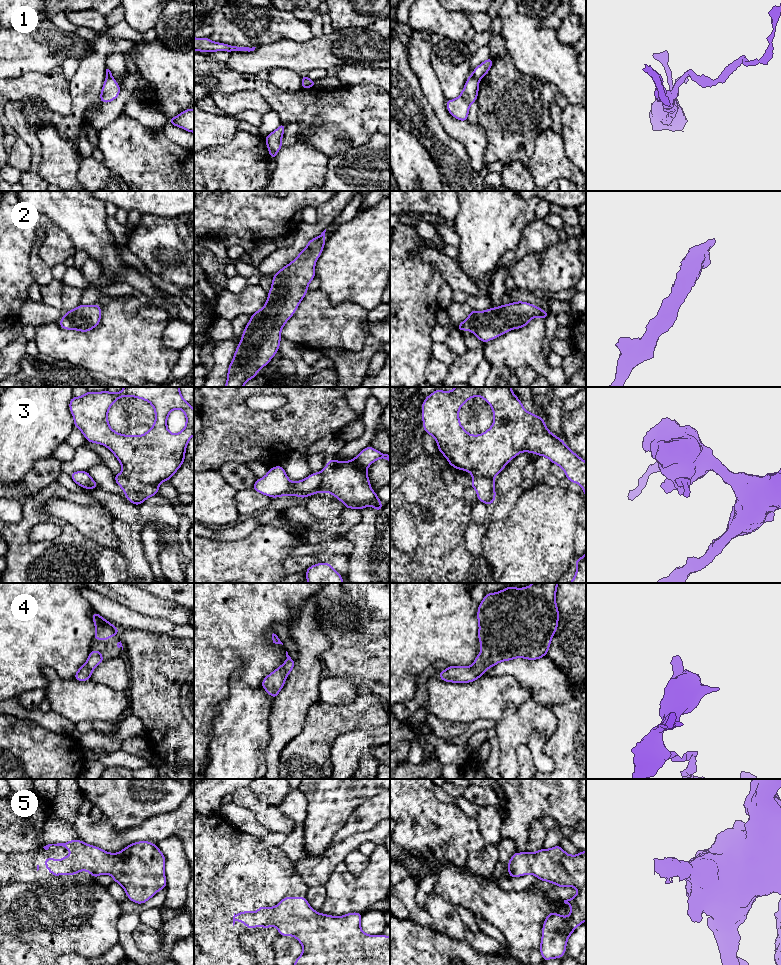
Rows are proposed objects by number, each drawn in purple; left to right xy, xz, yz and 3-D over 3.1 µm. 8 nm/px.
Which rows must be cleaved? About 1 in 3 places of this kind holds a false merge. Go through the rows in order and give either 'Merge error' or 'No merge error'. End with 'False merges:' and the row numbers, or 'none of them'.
1: Merge error
2: No merge error
3: Merge error
4: No merge error
5: No merge error
False merges: 1, 3

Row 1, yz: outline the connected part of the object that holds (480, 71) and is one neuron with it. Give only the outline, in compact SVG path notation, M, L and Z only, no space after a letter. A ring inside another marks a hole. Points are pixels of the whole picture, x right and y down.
M488 58L480 65L478 65L472 72L472 76L476 79L482 79L490 70L491 66L493 65L494 59Z

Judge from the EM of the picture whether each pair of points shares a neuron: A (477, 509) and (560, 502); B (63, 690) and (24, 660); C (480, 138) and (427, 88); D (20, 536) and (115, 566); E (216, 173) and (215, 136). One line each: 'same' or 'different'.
A: different
B: different
C: same
D: same
E: different

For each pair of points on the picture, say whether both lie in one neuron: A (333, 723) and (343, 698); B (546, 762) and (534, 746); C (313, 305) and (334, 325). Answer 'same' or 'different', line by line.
A: different
B: same
C: same

